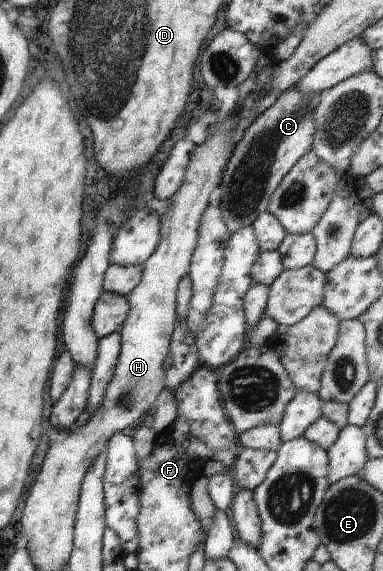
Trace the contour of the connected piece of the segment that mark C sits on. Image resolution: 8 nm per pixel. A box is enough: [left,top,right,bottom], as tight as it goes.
[219,89,323,234]

